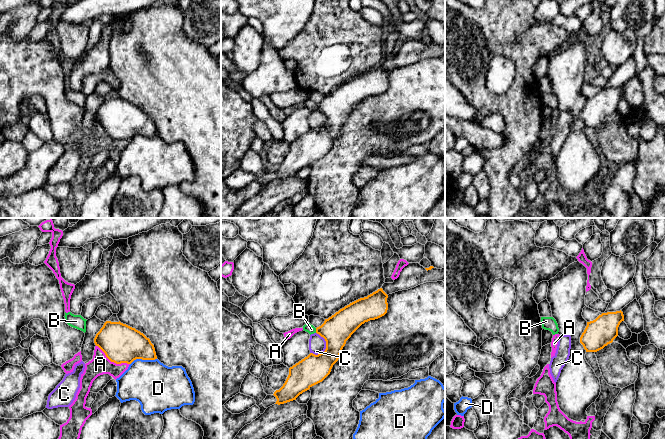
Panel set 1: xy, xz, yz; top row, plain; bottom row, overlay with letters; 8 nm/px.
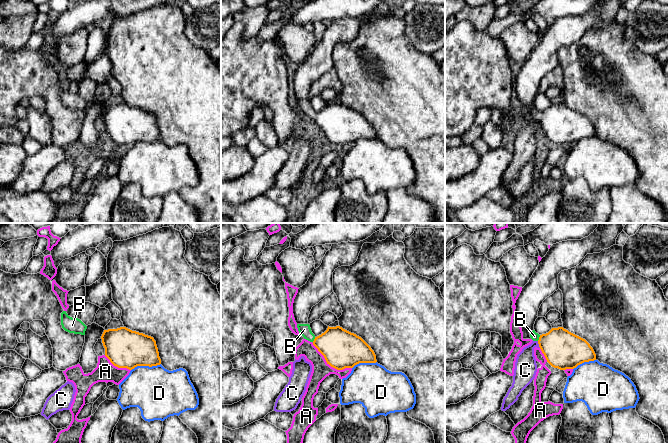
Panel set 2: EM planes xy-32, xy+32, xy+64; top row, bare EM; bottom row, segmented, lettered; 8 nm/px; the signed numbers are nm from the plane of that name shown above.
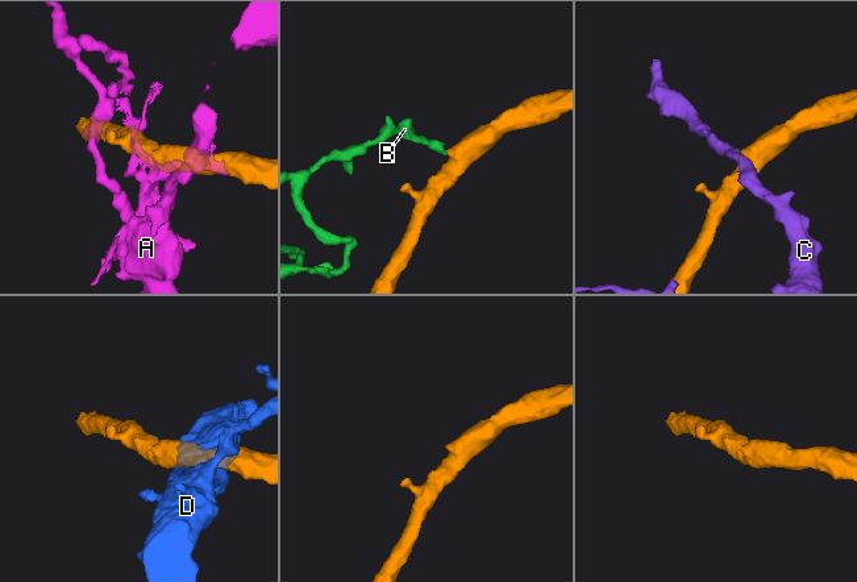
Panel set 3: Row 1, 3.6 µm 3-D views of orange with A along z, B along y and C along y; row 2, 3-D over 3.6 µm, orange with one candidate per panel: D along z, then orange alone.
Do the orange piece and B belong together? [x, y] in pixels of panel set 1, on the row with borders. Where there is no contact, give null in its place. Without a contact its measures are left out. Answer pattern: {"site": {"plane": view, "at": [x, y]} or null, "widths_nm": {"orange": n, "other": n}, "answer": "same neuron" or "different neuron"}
{"site": {"plane": "xz", "at": [316, 330]}, "widths_nm": {"orange": 240, "other": 70}, "answer": "same neuron"}

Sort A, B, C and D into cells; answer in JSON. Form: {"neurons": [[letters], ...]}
{"neurons": [["A"], ["B"], ["C"], ["D"]]}

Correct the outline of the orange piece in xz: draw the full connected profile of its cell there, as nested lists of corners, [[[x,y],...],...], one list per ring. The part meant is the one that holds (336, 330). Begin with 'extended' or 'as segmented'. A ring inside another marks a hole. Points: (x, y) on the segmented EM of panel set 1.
extended; [[[380,288],[340,309],[317,328],[310,323],[305,324],[304,331],[310,335],[317,333],[325,339],[326,349],[318,355],[310,353],[289,368],[285,383],[273,394],[277,399],[275,404],[296,400],[300,394],[322,382],[330,374],[351,335],[365,322],[387,313],[387,298],[388,295]]]

